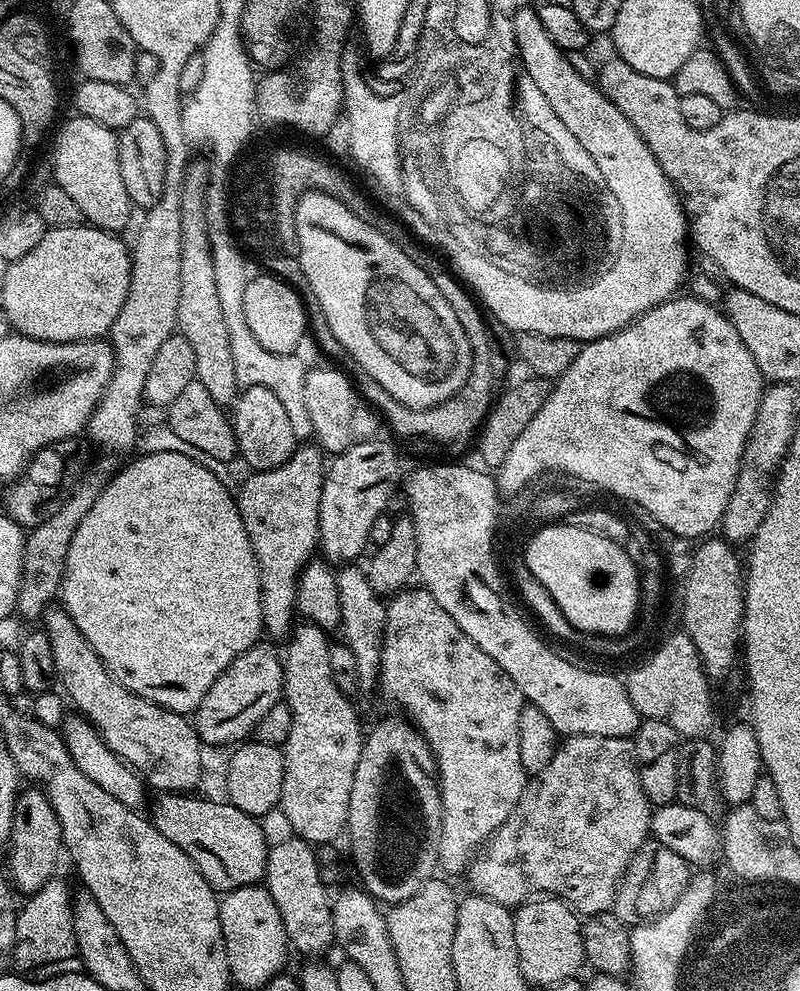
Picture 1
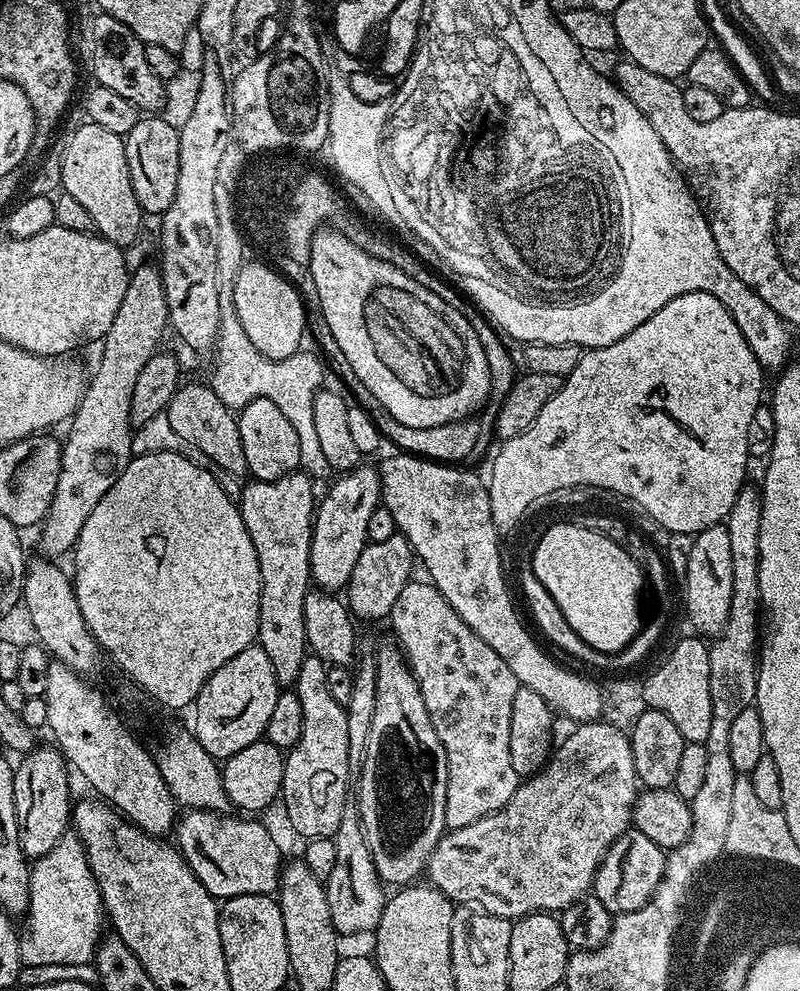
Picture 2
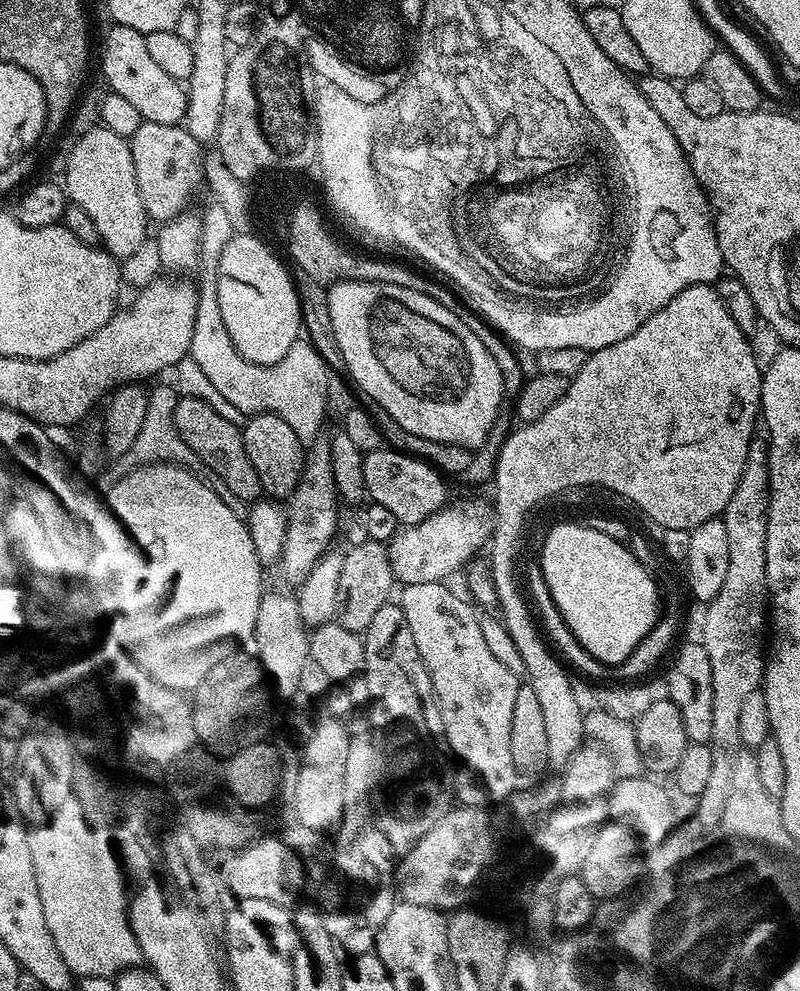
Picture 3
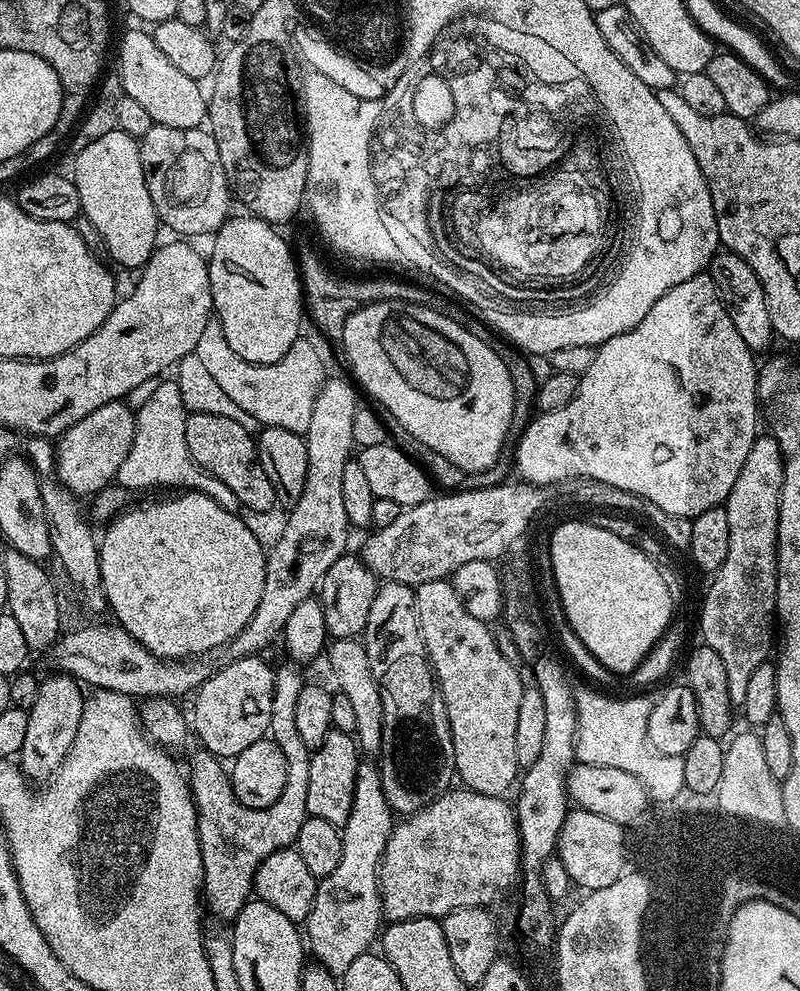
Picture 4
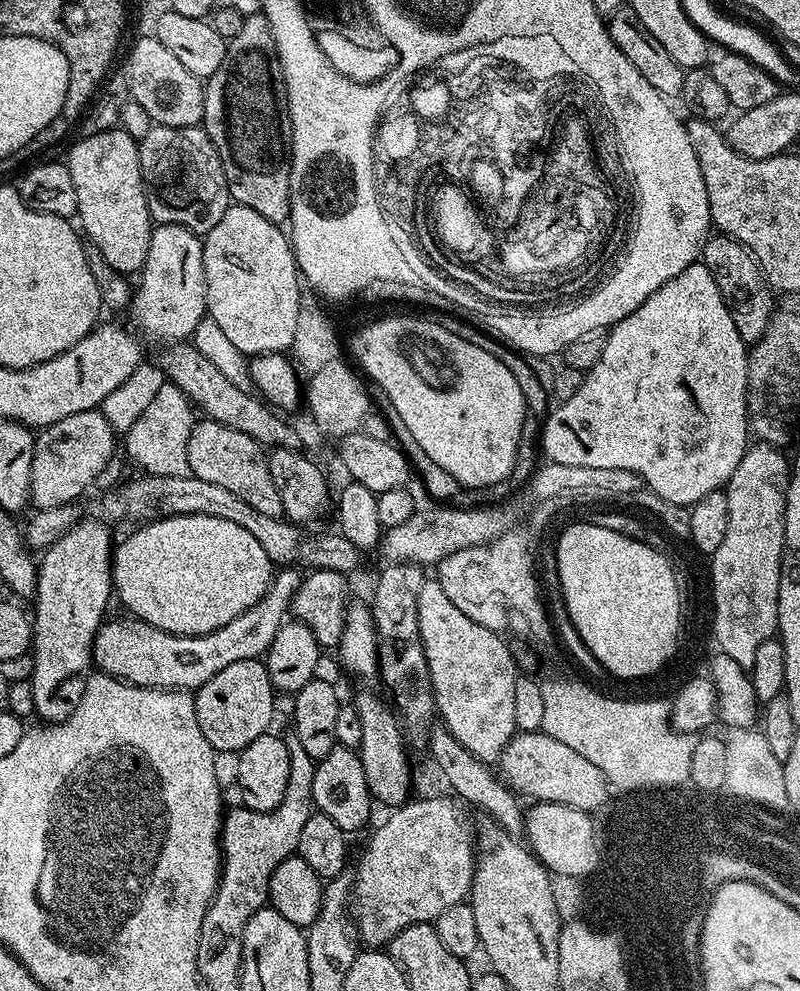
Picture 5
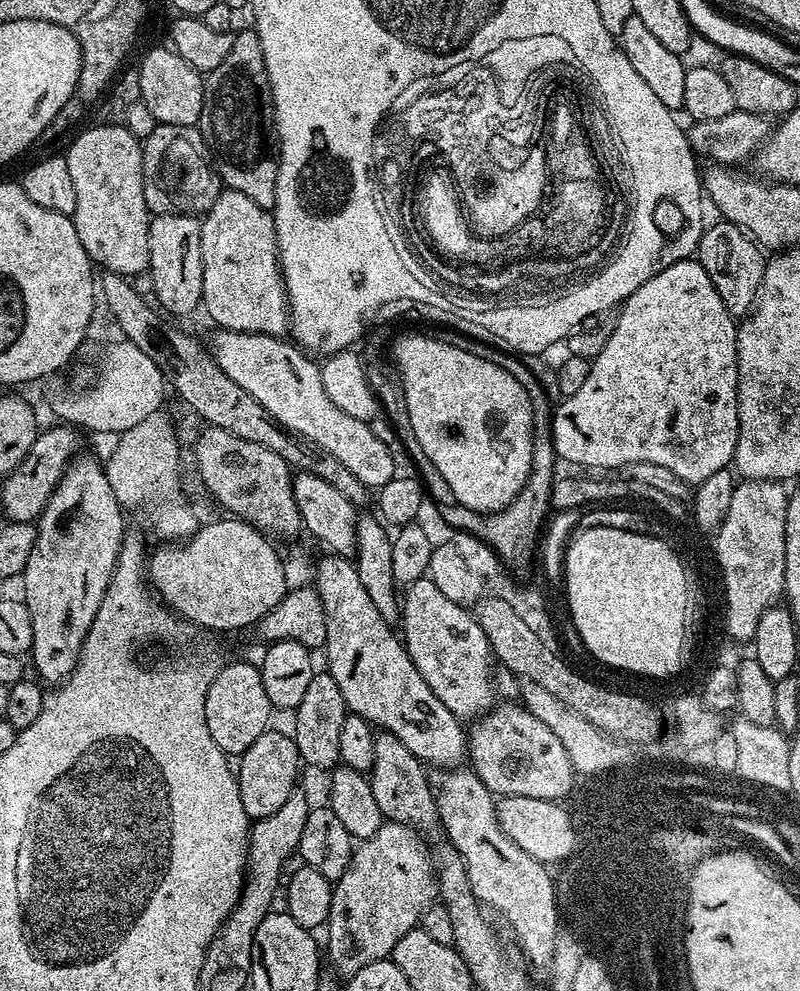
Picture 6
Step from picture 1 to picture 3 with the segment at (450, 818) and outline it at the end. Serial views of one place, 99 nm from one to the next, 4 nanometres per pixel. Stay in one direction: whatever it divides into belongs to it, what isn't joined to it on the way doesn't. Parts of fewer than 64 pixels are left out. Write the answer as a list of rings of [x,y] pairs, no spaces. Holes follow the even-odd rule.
[[[444,582],[403,585],[398,592],[398,603],[406,614],[410,634],[414,634],[418,654],[422,654],[426,670],[430,670],[452,755],[480,779],[480,788],[464,788],[461,792],[459,789],[459,799],[461,796],[464,799],[461,801],[471,801],[476,806],[483,805],[487,796],[507,801],[517,791],[518,773],[510,744],[514,702],[522,684],[488,645],[488,636],[476,617],[477,609],[448,586]]]

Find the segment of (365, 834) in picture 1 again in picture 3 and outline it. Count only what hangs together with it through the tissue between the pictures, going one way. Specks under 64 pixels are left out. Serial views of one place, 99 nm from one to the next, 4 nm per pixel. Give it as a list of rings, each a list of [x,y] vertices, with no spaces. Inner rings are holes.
[[[399,603],[384,604],[382,610],[374,614],[370,626],[362,635],[366,650],[363,677],[368,687],[370,709],[372,708],[370,727],[376,737],[376,781],[372,787],[372,809],[376,812],[376,825],[380,827],[382,834],[386,834],[386,842],[392,847],[393,853],[403,854],[415,846],[422,834],[434,830],[436,823],[453,807],[454,757],[448,746],[446,730],[442,726],[442,710],[438,706],[430,670],[426,670],[422,654],[418,654],[414,634],[410,634],[410,626],[406,626],[406,614],[400,609]]]

